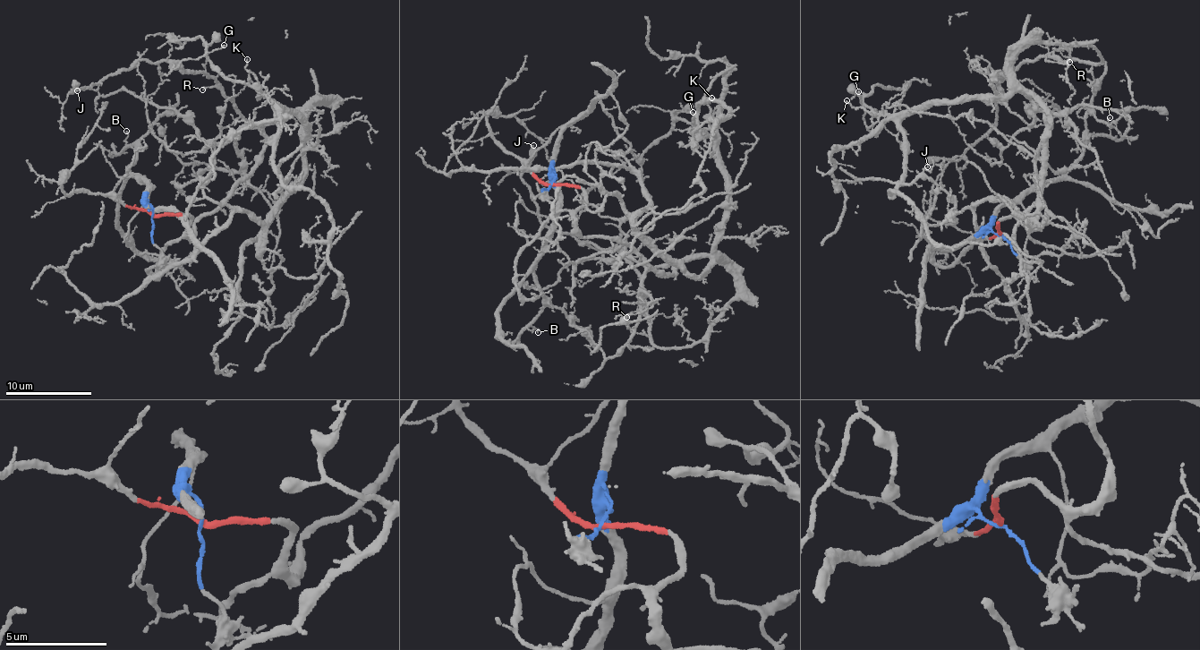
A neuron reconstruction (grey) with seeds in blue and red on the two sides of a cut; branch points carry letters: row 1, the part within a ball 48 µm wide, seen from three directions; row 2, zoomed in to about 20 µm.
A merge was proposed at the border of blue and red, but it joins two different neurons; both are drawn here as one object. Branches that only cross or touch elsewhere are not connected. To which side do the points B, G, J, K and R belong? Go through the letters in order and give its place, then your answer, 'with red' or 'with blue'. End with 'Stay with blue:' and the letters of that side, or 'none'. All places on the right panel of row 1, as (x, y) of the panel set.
B: (1110, 117) | with blue
G: (858, 91) | with red
J: (927, 166) | with red
K: (846, 100) | with red
R: (1069, 62) | with red
Stay with blue: B

